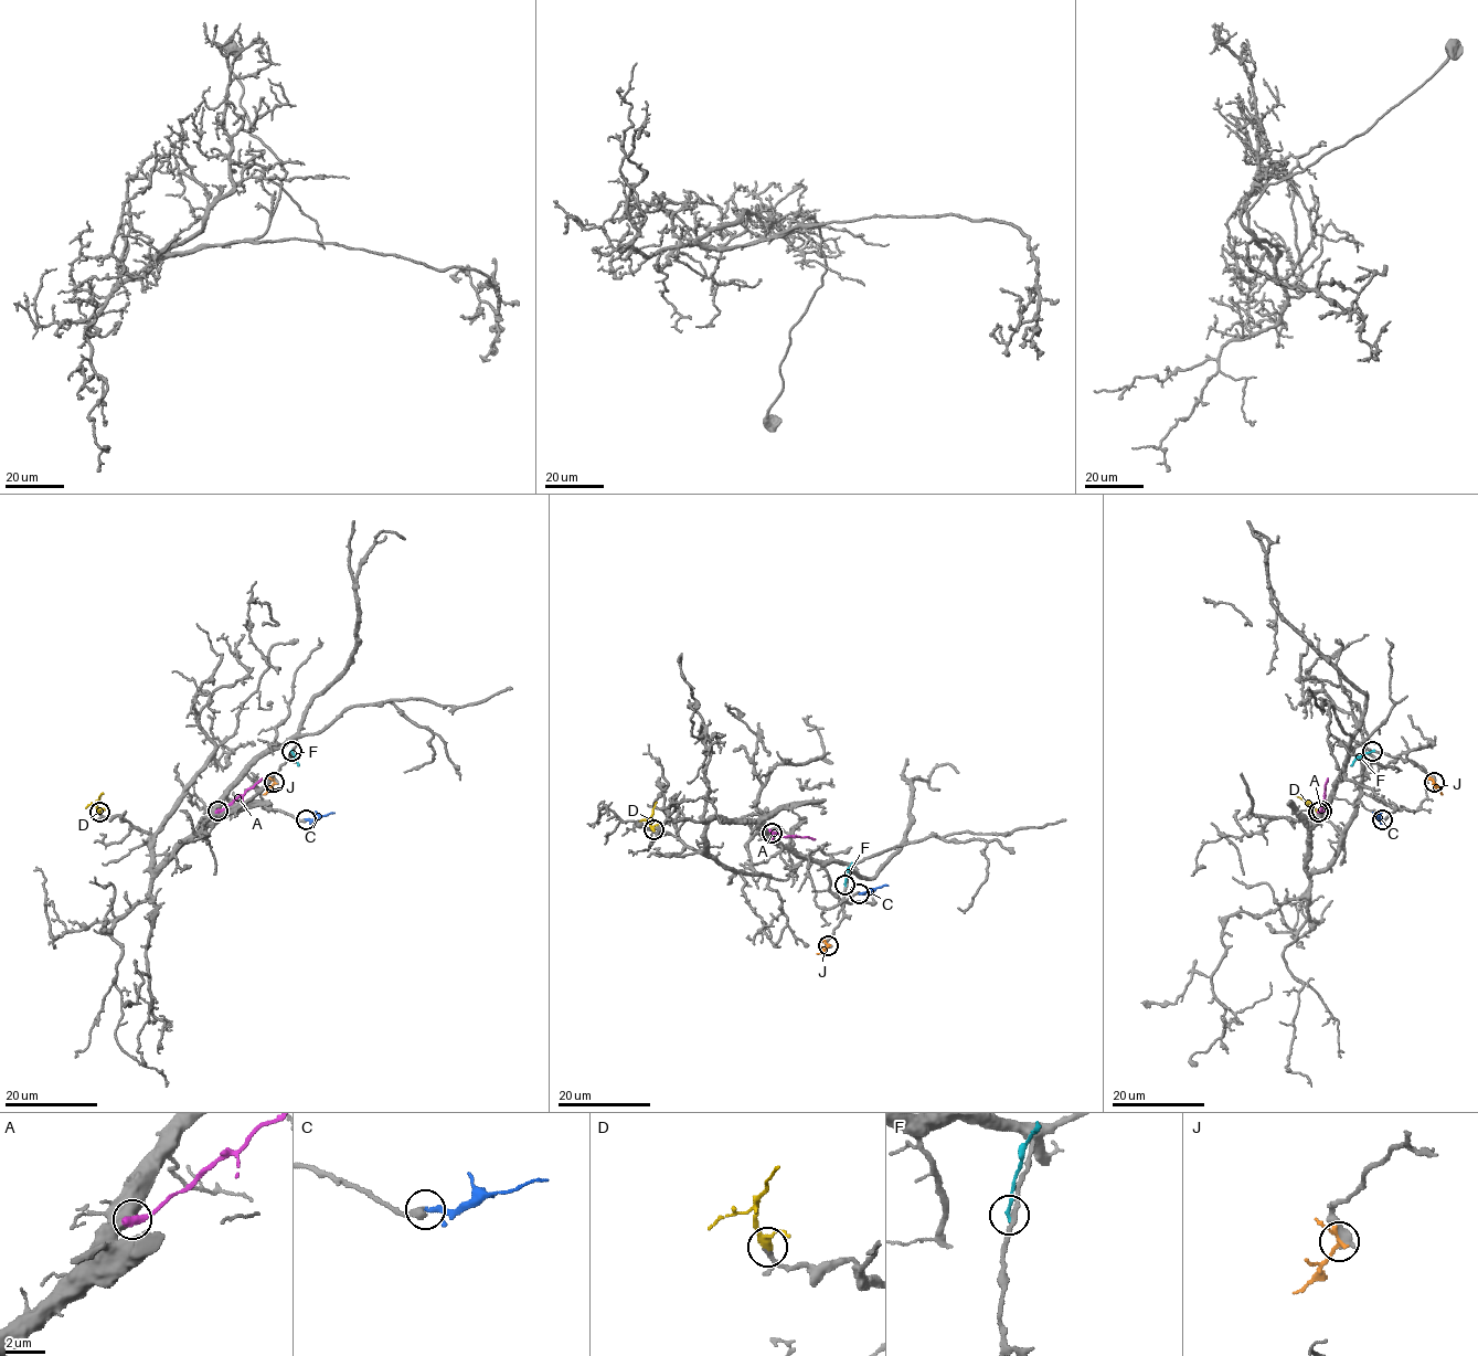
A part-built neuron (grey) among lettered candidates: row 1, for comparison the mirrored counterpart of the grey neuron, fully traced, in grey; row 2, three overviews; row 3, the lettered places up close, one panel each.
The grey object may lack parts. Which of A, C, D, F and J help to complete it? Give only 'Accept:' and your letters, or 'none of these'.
Accept: C, D

